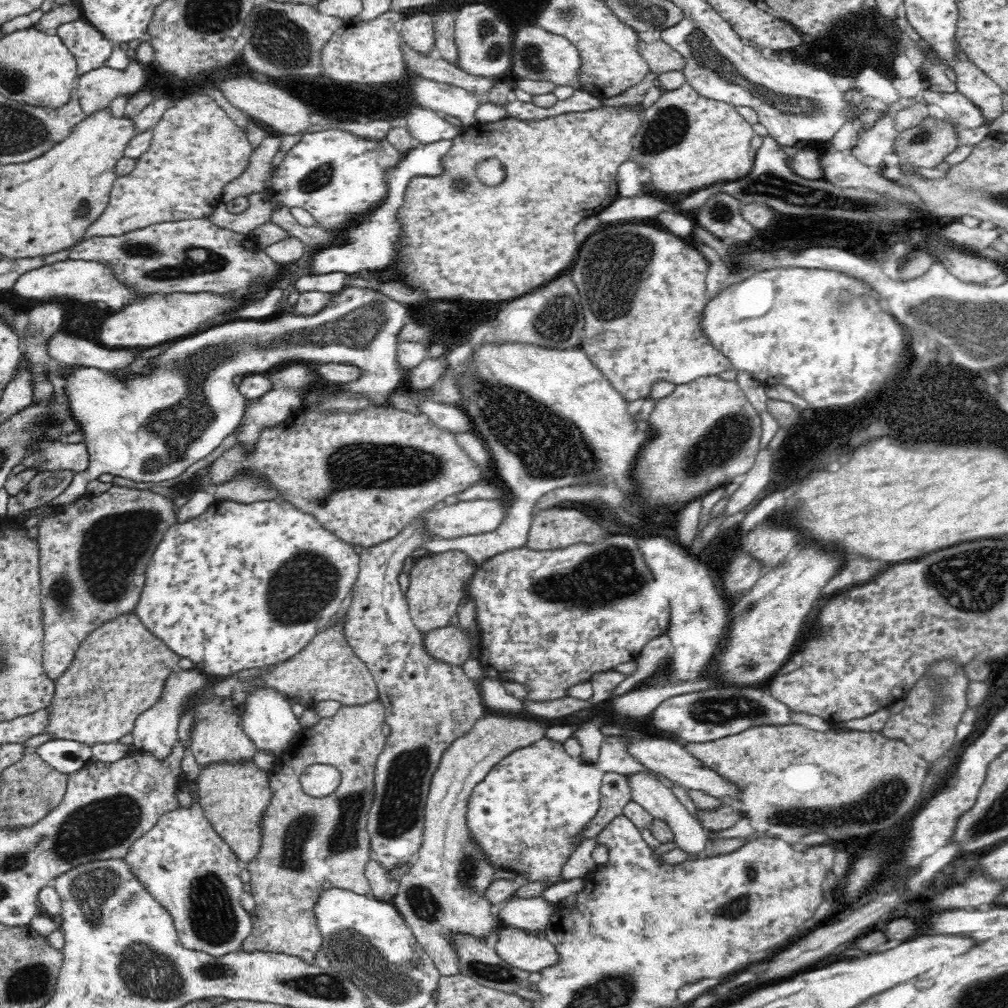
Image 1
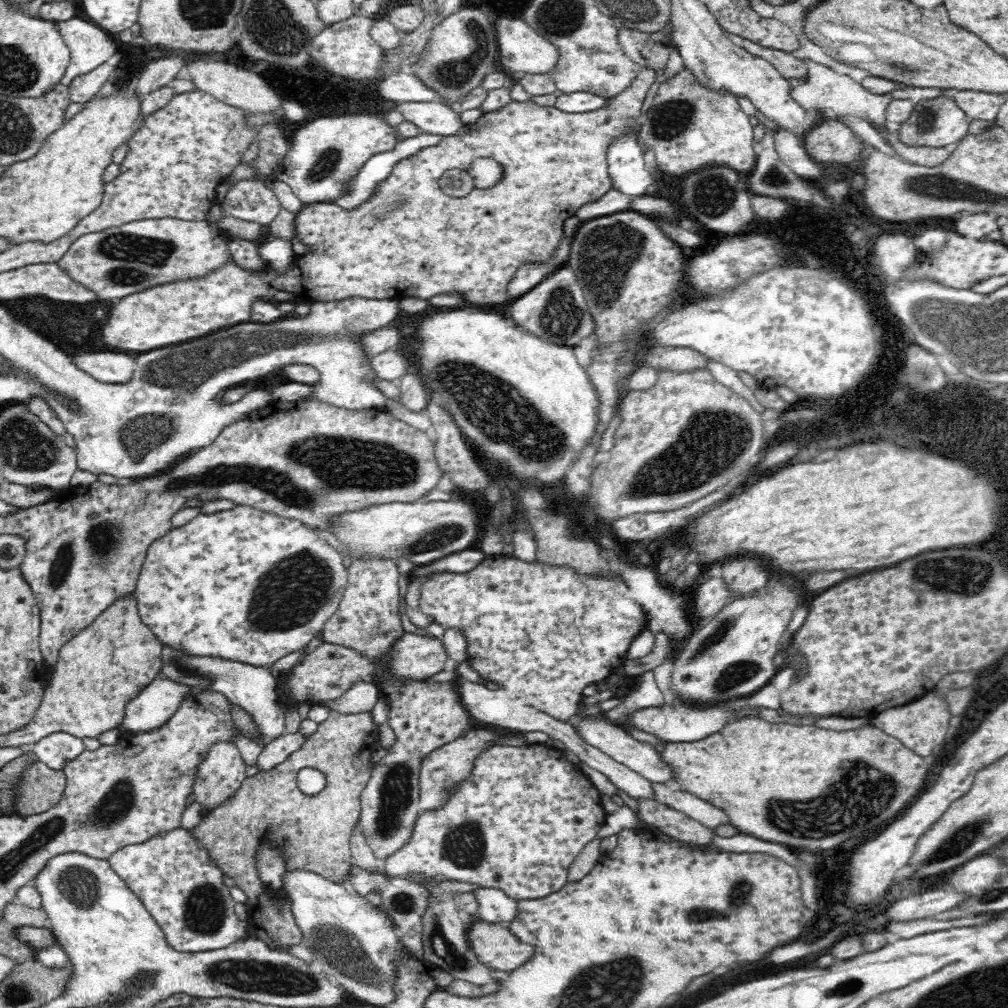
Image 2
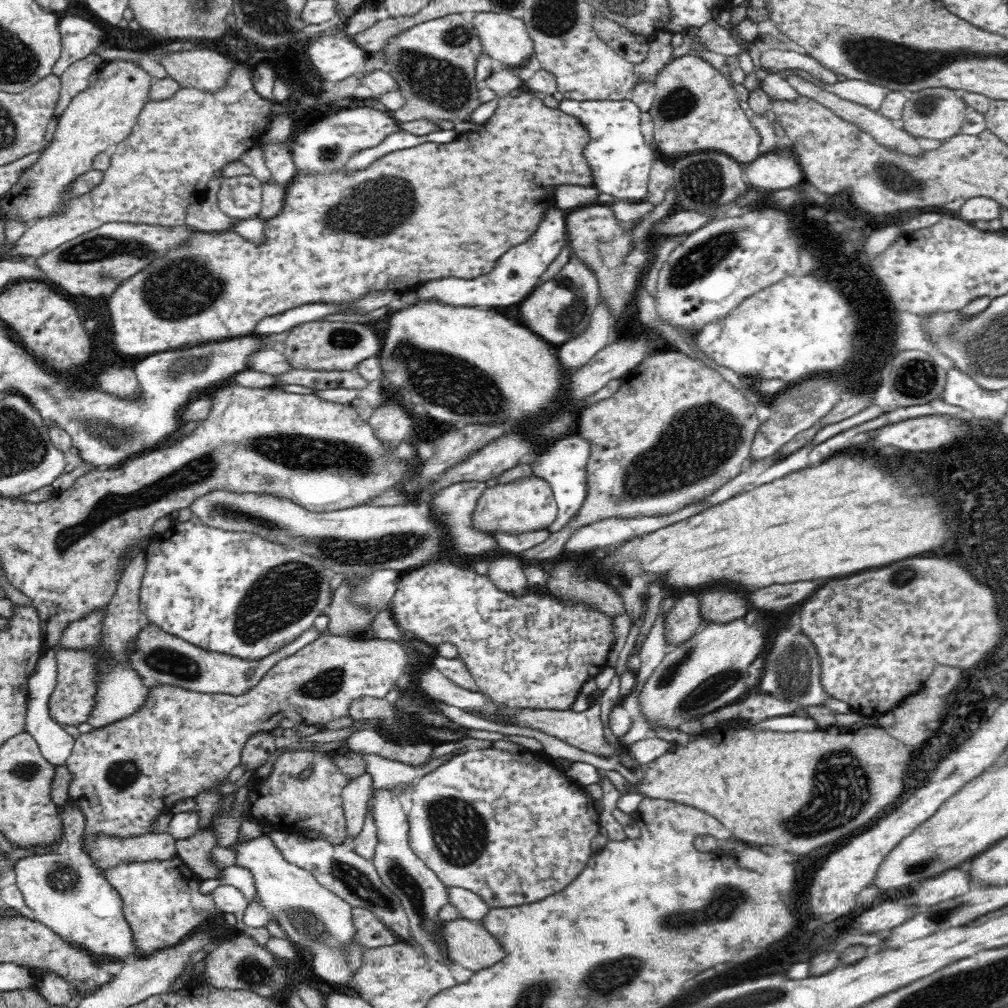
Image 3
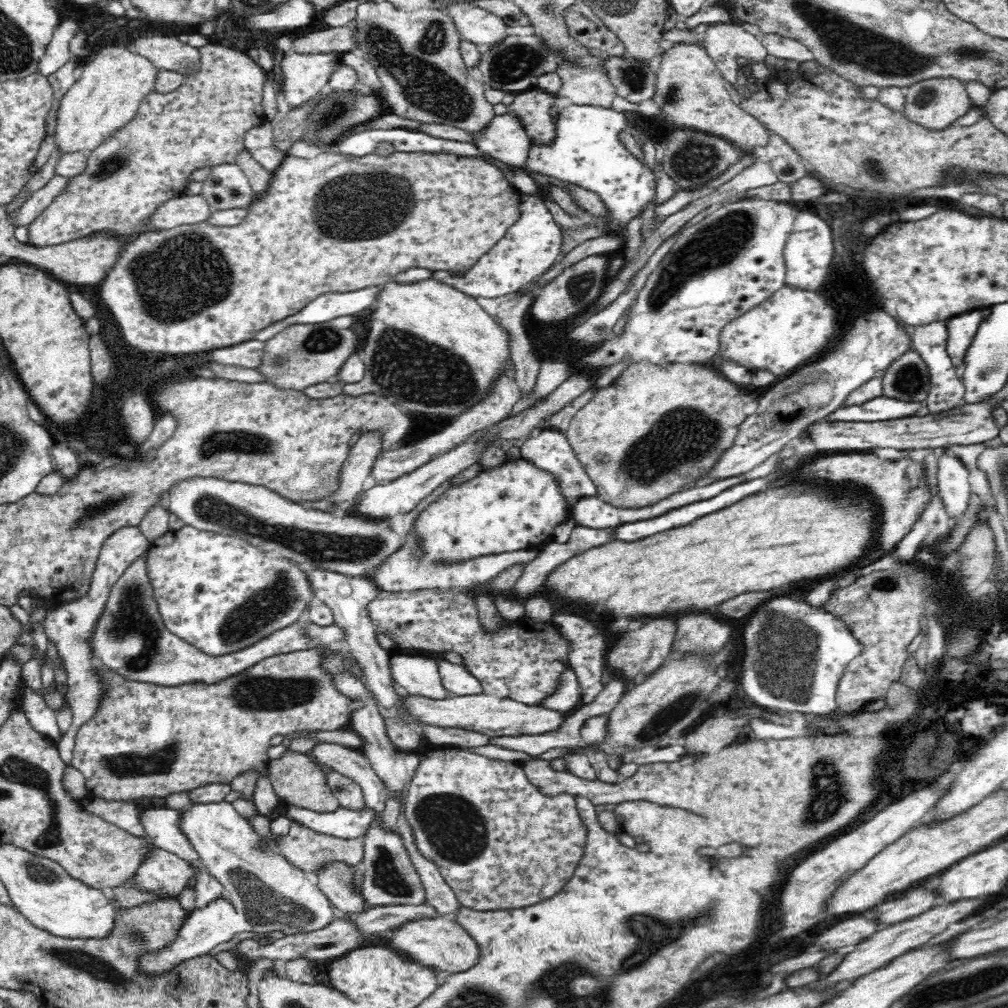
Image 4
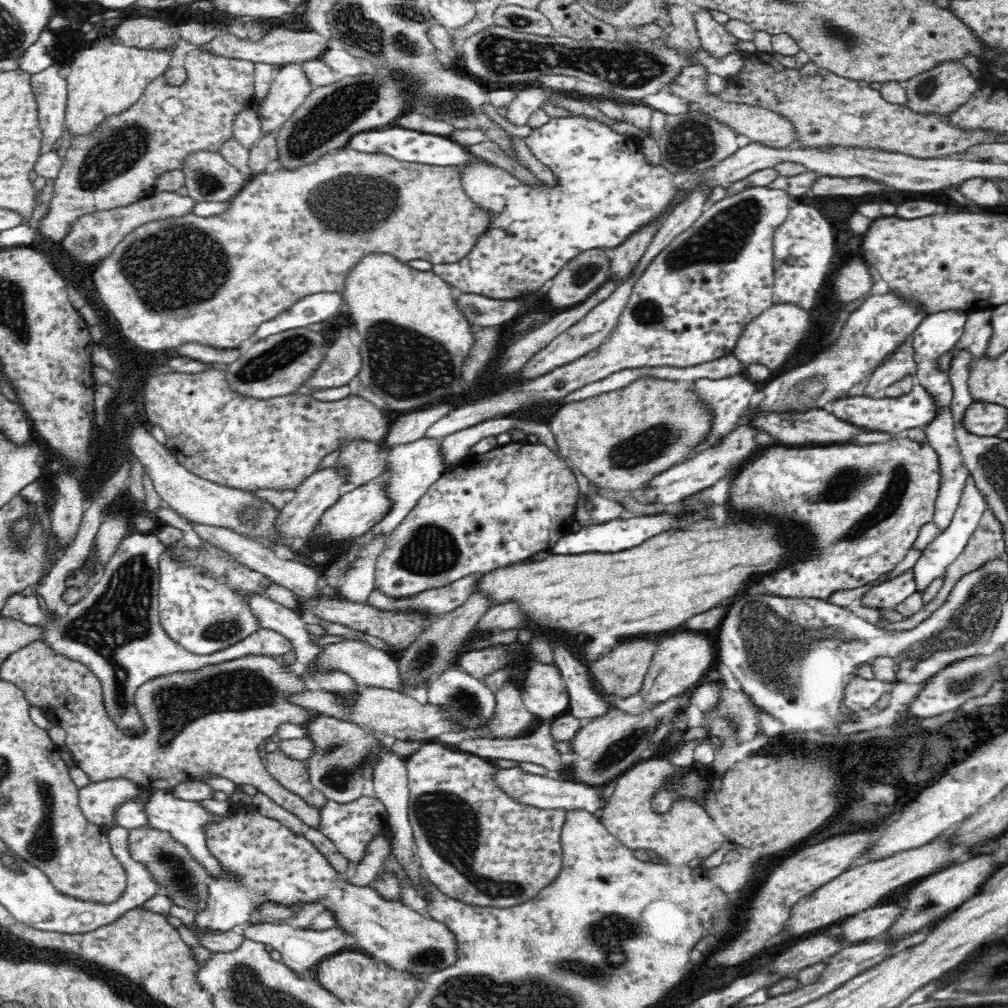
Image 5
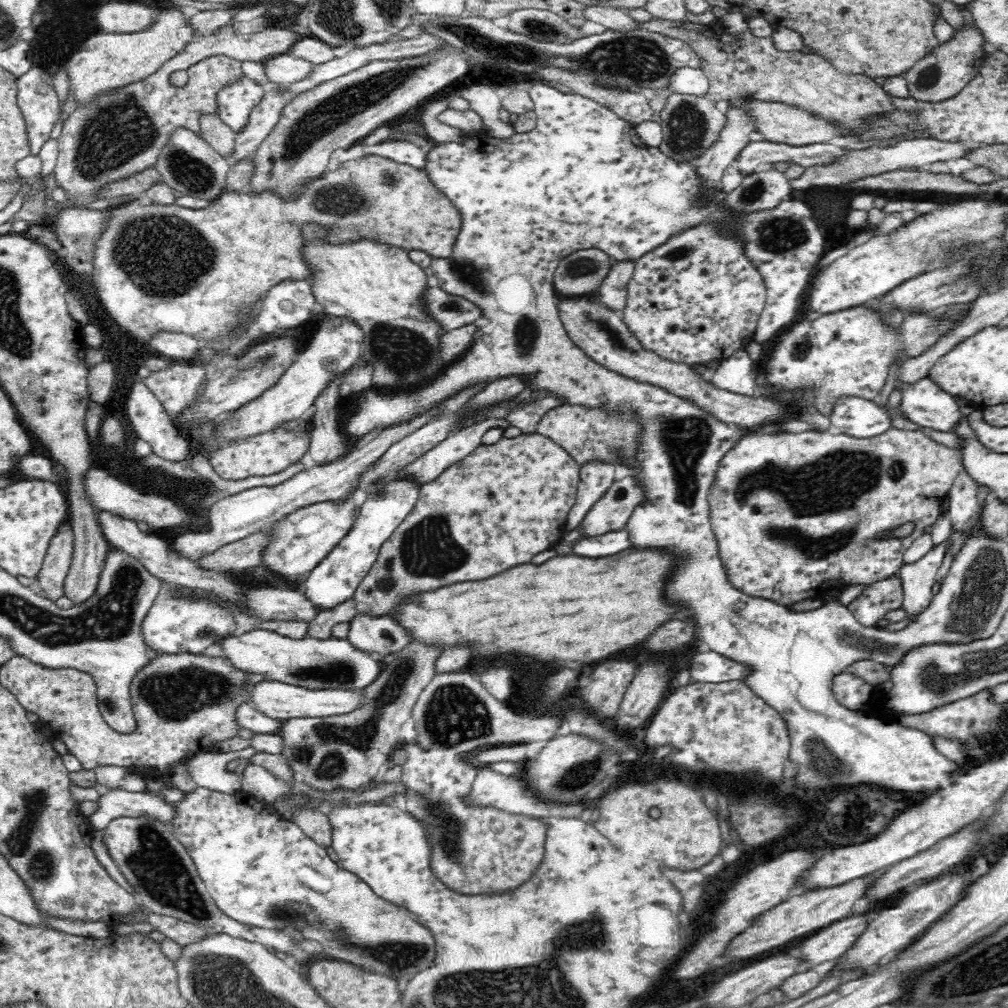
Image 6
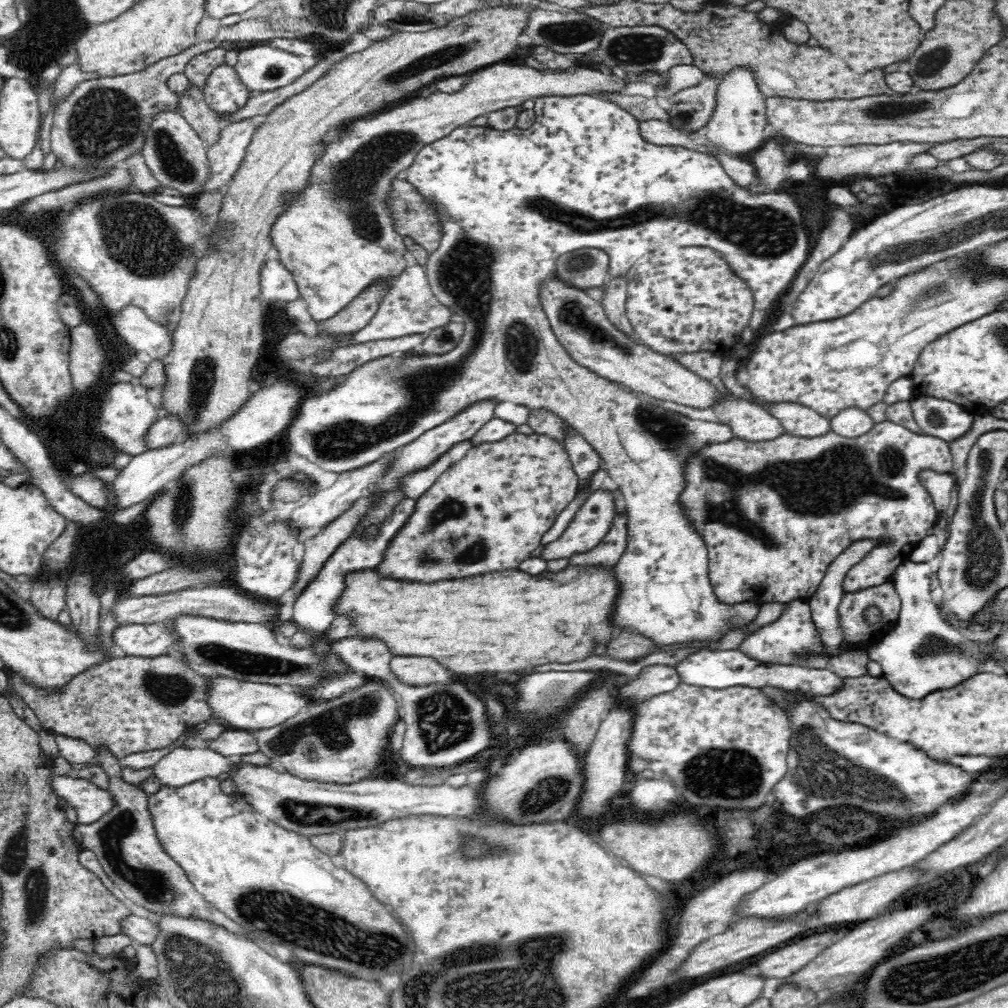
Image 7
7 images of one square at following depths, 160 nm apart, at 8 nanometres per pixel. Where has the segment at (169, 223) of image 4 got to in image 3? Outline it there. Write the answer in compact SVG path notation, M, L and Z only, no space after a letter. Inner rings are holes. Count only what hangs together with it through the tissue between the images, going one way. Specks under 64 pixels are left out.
M220 176L209 182L207 197L201 203L188 207L185 224L199 233L234 231L238 219L222 212L217 203L218 191L224 179L224 176Z

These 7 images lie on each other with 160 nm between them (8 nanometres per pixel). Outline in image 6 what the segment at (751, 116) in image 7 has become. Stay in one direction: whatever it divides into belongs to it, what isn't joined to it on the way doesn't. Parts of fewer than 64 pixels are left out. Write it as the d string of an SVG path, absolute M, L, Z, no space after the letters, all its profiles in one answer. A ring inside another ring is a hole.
M729 101L730 108L726 108L726 126L720 133L720 138L700 158L692 161L698 177L704 182L704 196L712 198L714 188L722 186L721 180L728 166L733 165L736 154L750 142L750 134L756 131L754 121L738 107L740 101Z

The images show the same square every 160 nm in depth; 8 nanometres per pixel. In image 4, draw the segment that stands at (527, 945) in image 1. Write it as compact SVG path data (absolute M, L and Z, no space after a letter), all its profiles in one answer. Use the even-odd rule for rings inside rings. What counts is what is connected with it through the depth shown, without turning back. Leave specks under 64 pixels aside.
M440 916L436 918L427 918L407 922L405 925L391 930L388 934L390 946L396 948L403 956L413 960L418 964L425 964L436 971L444 970L444 972L461 973L470 970L480 960L480 947L473 940L472 936L466 932L466 929L458 924L453 917Z

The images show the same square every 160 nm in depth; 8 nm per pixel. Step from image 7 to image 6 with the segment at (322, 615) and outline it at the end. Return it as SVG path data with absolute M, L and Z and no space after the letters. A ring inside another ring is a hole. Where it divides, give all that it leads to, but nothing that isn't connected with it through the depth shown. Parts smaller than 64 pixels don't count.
M400 468L398 472L390 474L390 476L382 476L378 480L374 480L368 488L366 488L366 497L360 508L360 516L353 522L352 528L340 539L340 542L309 572L308 578L302 581L302 586L306 586L305 596L310 602L313 602L321 610L331 611L334 606L342 604L344 600L348 600L352 594L356 592L358 585L362 579L371 570L372 565L376 562L381 546L394 534L398 525L408 517L412 512L417 498L420 494L422 482L419 482L409 472L405 472L405 468Z

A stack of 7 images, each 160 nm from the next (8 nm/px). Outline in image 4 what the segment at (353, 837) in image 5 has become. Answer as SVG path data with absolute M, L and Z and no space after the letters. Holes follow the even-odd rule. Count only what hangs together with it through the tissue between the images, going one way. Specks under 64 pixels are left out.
M282 805L281 812L286 818L296 821L320 834L337 838L358 838L365 836L374 818L372 809L350 810L338 807L331 813L317 813L312 810Z

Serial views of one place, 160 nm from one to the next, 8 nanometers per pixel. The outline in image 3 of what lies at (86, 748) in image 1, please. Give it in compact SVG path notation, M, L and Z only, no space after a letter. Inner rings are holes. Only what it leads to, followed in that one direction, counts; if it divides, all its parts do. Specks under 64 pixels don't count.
M44 649L39 656L34 672L29 678L29 693L27 696L28 722L26 722L26 731L34 737L41 754L45 760L52 765L62 766L72 756L76 739L64 731L63 727L58 725L48 712L48 698L56 686L58 676L57 660L55 649Z

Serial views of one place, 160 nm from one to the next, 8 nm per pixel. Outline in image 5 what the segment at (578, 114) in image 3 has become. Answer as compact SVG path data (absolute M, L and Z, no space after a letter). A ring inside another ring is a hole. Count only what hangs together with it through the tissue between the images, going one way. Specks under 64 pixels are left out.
M570 116L561 118L551 118L550 121L541 127L536 127L533 132L525 138L525 143L528 145L530 152L540 161L542 164L546 165L548 168L553 170L556 178L559 180L559 185L557 187L552 187L550 190L542 187L532 187L526 184L522 184L520 180L513 177L508 171L500 168L492 163L485 162L484 160L479 163L472 163L471 165L464 166L461 182L464 182L464 188L466 194L482 208L488 208L494 218L492 218L492 224L488 228L488 232L478 240L478 244L474 246L474 250L466 256L466 258L460 259L460 262L456 264L442 264L433 266L425 260L411 260L407 263L407 266L414 268L414 270L420 270L420 272L430 272L433 271L439 278L442 278L449 286L454 288L459 288L463 293L479 294L488 296L488 298L494 299L518 299L519 296L528 296L528 294L534 294L536 290L541 287L549 285L552 278L556 277L556 274L568 265L570 260L583 254L585 251L591 249L612 249L616 248L627 240L633 233L636 233L638 228L642 228L644 224L656 220L660 214L664 211L664 208L674 200L674 194L676 194L676 187L672 184L672 178L674 178L674 173L666 170L663 165L653 166L646 163L644 159L644 154L641 151L641 146L639 141L634 140L631 137L620 135L619 133L611 130L606 124L598 122L592 118L583 116Z

